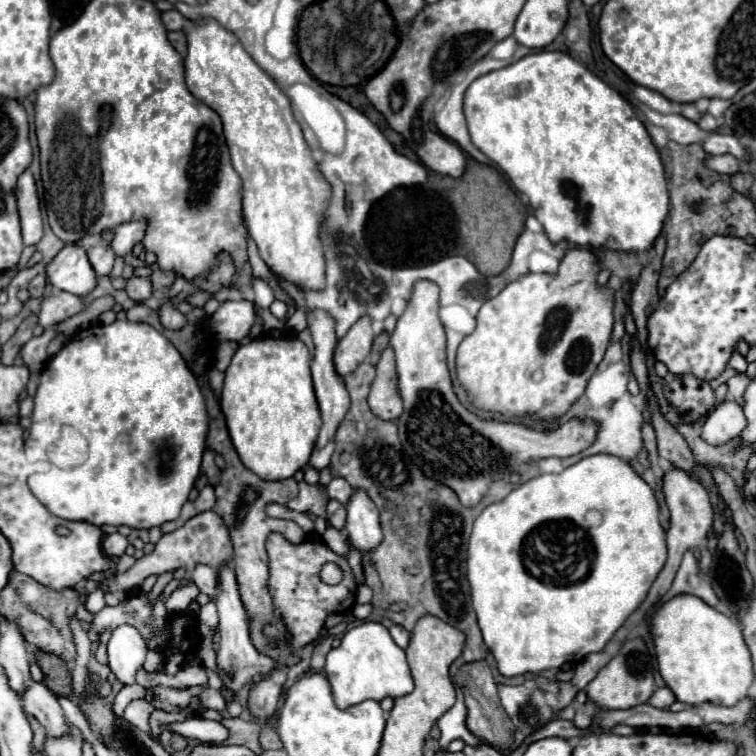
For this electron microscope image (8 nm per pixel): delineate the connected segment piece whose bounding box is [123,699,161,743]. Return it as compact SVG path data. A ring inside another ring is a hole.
M137 699L137 701L131 701L129 705L127 705L127 709L125 709L125 713L123 713L123 719L125 721L129 721L129 723L133 723L137 729L141 729L143 733L147 733L153 741L157 741L157 743L161 743L159 741L159 737L155 737L153 733L151 733L151 729L149 729L149 715L155 711L155 707L151 705L151 703L147 703L145 699Z

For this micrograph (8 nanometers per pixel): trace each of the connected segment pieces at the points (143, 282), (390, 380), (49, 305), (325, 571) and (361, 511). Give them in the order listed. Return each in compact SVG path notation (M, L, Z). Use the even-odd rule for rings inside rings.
M131 277L125 285L125 291L135 303L143 303L151 297L151 281L149 277Z
M387 347L383 351L383 355L377 363L377 375L371 383L367 401L369 401L373 415L377 415L379 419L385 419L385 421L395 421L403 411L403 403L397 393L395 357L393 357L391 347Z
M61 291L59 295L45 297L41 301L41 311L39 311L39 325L55 327L57 323L63 323L65 319L77 315L83 309L83 301L77 295L71 295L67 291Z
M327 563L327 565L321 569L321 581L327 583L327 585L335 585L335 583L339 583L341 577L343 577L341 569L339 569L337 565L333 565L333 563Z
M357 489L347 503L347 541L359 553L369 553L383 541L379 527L379 511L365 491Z

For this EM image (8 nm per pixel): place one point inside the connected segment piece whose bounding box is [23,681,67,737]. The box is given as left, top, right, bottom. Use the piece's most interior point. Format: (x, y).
(38, 701)

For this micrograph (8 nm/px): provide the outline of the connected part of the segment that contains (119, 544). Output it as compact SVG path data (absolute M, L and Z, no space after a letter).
M111 533L103 539L103 551L107 557L121 557L125 553L127 545L129 545L129 541L121 533Z

